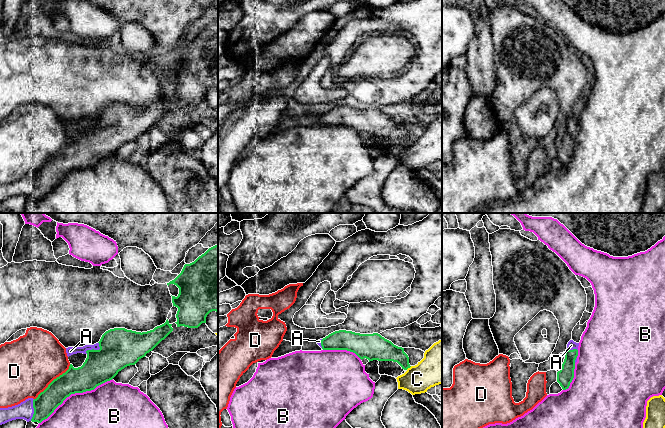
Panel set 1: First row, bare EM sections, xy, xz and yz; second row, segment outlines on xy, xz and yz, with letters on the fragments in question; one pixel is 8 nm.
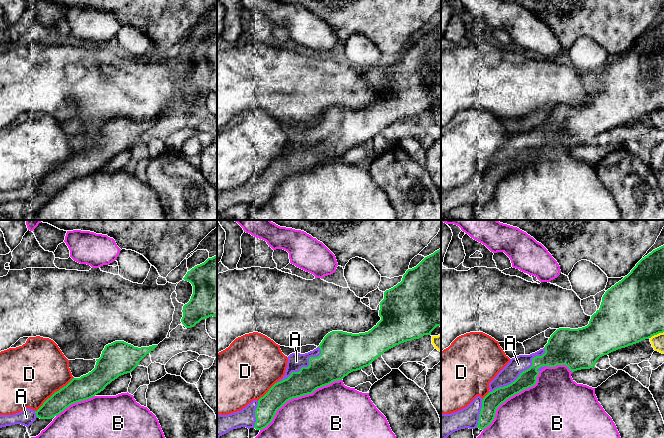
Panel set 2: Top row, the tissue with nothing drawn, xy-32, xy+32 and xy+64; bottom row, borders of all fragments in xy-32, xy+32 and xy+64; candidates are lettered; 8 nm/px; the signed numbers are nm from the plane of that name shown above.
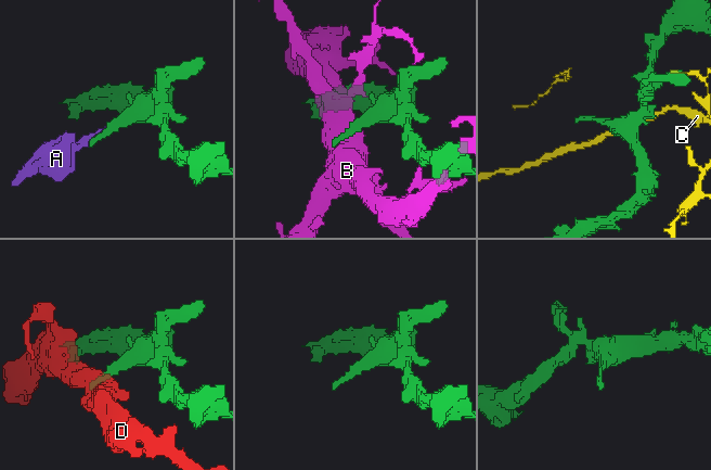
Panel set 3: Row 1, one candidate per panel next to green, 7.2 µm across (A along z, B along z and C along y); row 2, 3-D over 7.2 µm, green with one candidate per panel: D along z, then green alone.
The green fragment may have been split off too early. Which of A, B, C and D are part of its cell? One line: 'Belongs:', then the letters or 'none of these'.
Belongs: A

